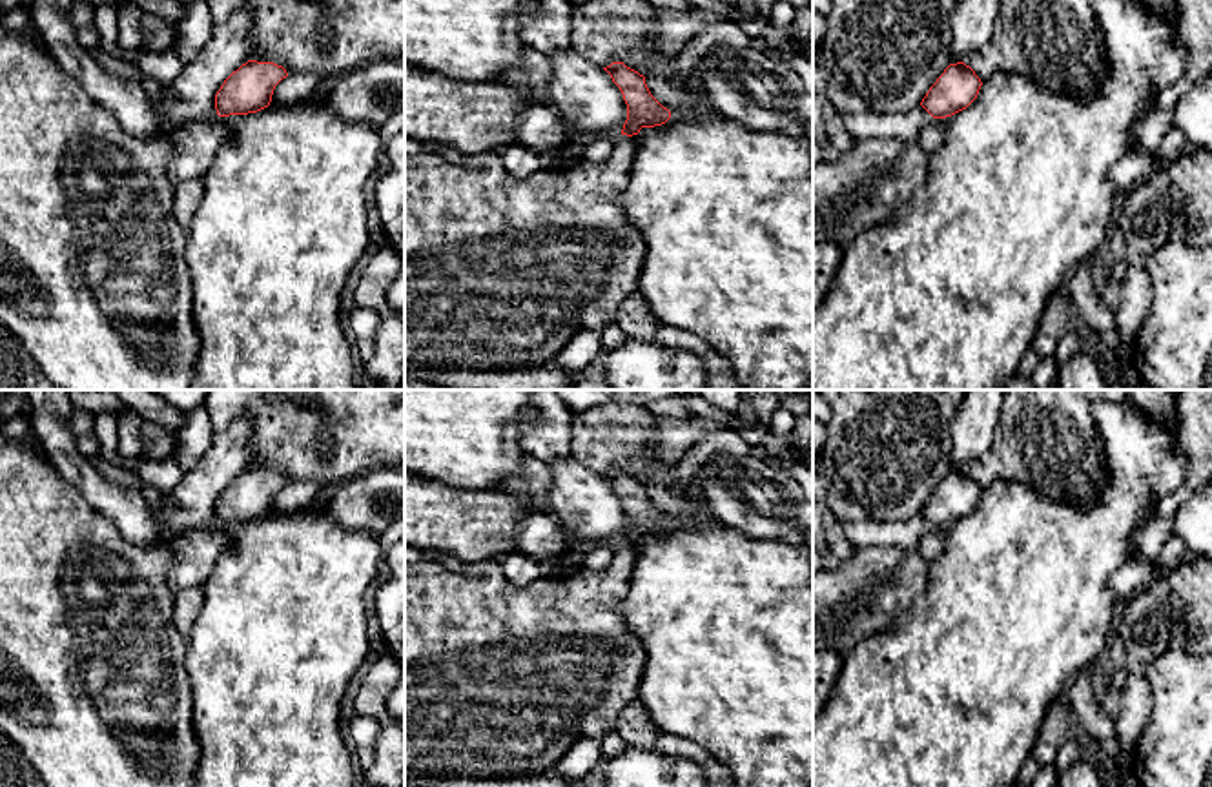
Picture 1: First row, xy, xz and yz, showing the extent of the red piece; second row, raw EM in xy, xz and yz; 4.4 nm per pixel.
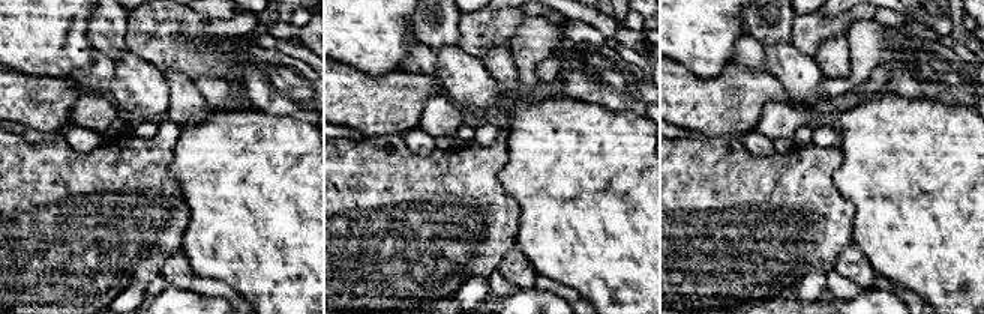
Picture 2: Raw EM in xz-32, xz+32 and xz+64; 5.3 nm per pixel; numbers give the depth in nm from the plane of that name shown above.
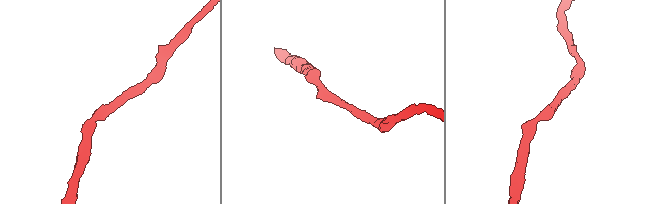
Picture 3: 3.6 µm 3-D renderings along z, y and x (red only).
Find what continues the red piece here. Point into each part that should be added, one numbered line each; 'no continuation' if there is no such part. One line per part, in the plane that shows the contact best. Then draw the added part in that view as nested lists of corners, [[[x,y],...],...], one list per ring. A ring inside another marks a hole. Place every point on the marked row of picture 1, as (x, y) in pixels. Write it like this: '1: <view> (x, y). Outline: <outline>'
no continuation

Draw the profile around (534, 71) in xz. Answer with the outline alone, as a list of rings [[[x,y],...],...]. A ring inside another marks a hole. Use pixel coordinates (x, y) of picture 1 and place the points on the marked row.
[[[525,47],[521,64],[507,69],[503,80],[529,87],[538,104],[550,104],[550,62],[545,55]]]

